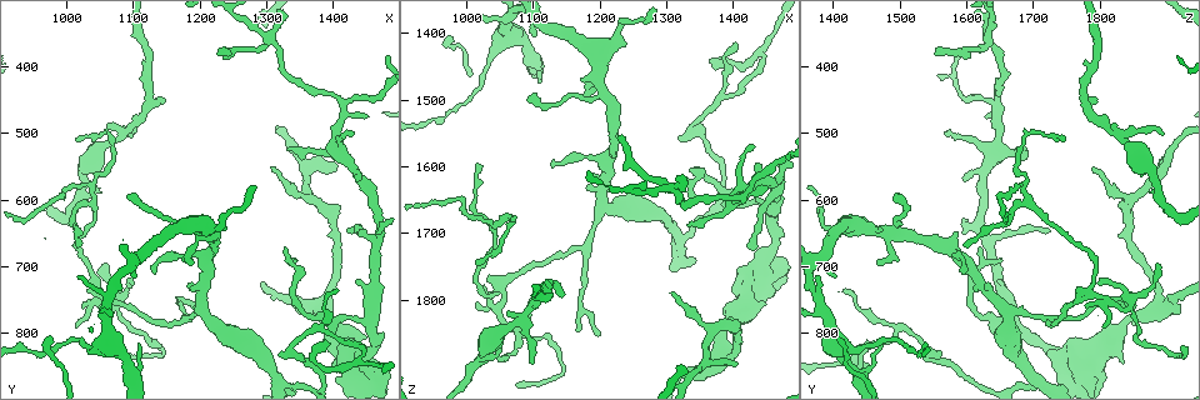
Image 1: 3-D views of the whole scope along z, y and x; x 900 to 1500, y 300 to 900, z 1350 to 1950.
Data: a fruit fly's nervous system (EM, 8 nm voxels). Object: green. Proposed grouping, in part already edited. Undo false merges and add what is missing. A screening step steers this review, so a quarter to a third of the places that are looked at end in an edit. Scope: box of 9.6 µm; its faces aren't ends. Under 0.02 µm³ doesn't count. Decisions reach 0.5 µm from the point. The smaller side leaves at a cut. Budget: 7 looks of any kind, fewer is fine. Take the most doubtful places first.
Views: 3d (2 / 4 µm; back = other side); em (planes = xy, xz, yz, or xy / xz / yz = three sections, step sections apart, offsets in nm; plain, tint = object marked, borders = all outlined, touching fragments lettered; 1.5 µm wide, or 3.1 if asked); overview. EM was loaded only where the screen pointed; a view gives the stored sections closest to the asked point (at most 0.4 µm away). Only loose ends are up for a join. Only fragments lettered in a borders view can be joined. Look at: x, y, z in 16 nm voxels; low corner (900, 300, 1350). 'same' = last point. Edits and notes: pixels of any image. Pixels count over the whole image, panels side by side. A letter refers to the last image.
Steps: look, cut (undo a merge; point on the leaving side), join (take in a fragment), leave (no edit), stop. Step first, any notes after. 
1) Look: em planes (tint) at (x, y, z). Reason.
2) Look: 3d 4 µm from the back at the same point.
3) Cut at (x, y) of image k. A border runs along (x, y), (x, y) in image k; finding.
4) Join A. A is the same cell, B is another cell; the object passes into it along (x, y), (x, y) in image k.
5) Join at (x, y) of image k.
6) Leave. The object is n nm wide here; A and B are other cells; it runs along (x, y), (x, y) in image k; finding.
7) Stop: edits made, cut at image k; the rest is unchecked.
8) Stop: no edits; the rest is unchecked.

Look: 3d 2 µm at (1105, 710, 1405).

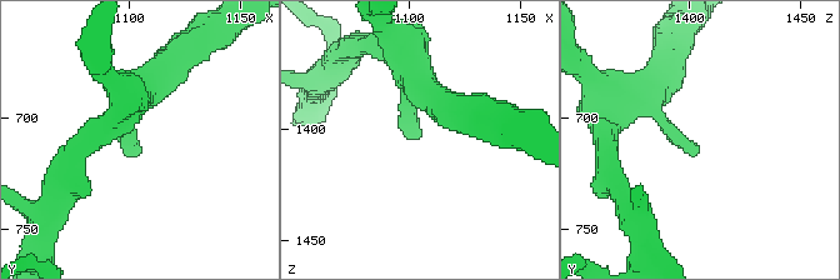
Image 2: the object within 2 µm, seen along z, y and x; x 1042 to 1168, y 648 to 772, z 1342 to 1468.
Look: em planes (borders) at (1103, 712, 1404). Need the tissue.

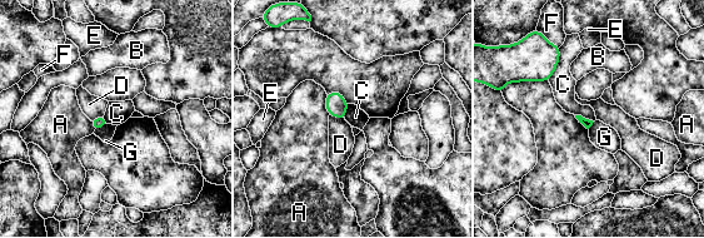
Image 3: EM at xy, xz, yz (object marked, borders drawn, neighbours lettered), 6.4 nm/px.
Leave. The longest contact is with C, 240 nm; A, B, C, D, E, F and G are other cells; a border runs along (329, 114), (344, 119) in image 3; no lettered fragment goes on from it.

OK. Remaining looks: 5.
Look: 3d 4 µm from the back at (1410, 545, 1900). Free end.

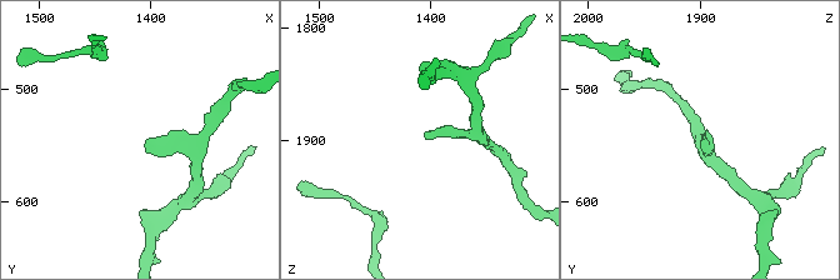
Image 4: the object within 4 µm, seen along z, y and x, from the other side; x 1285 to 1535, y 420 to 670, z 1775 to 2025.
Look: em planes (borders) at (1404, 548, 1898).

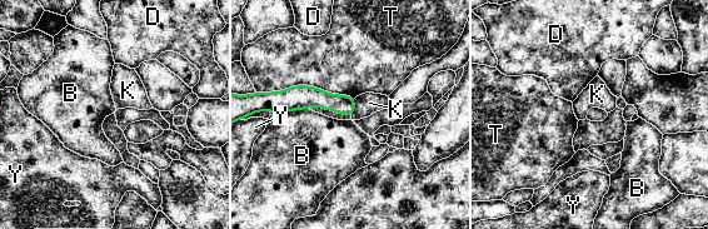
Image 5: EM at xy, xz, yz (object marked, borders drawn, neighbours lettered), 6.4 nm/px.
Leave. B, D, K, T and Y are other cells; it runs along (352, 100), (289, 99), (275, 105) in image 5; no lettered fragment goes on from it.

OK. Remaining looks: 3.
Look: em planes (borders) at (1205, 765, 1660). A fork.

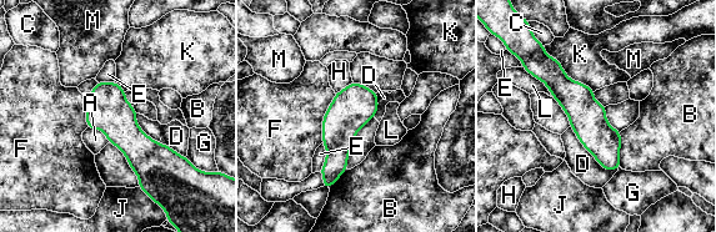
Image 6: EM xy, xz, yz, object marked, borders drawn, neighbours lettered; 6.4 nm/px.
Leave. The longest contact is with K, 440 nm; A, B, C, D, E, F, G, H, J, K, L and M are other cells; continuous, no second neuron.

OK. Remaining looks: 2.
Stop: no edits; the rest is unchecked.

